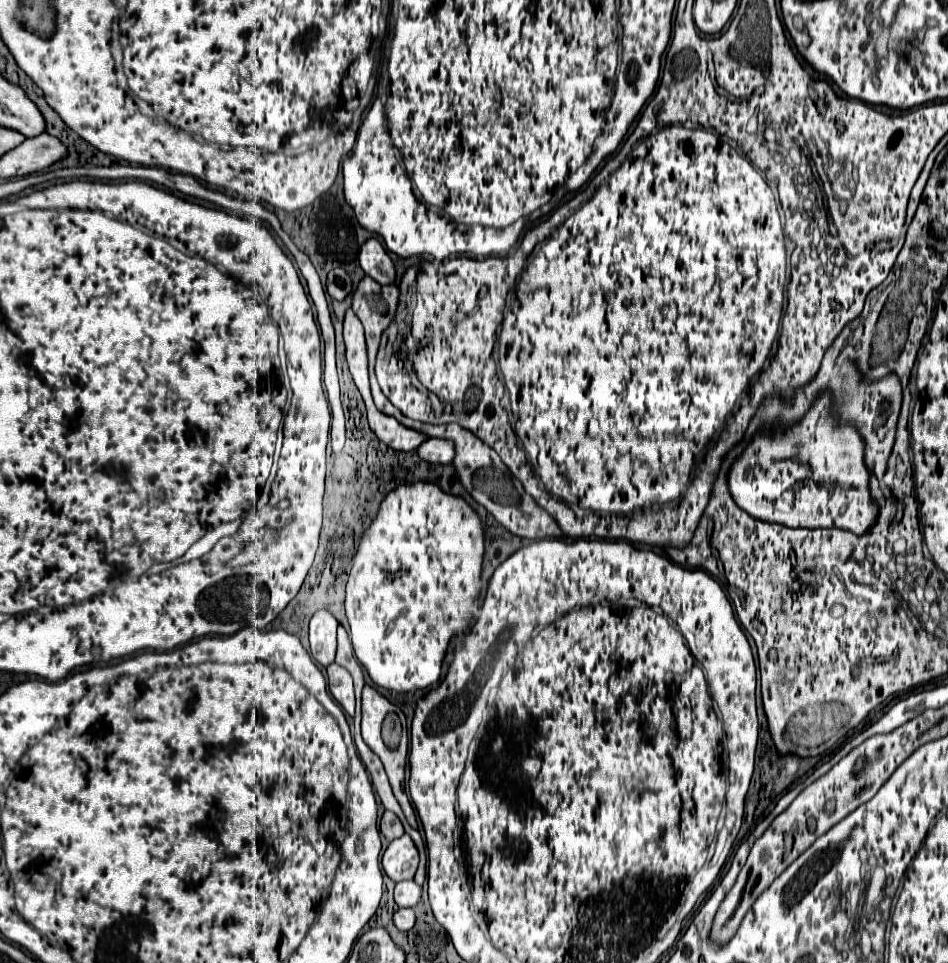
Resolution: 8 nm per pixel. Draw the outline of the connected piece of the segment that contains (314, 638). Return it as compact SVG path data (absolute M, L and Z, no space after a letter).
M317 610L309 622L309 642L311 656L321 664L329 666L335 660L335 634L339 622L327 610Z

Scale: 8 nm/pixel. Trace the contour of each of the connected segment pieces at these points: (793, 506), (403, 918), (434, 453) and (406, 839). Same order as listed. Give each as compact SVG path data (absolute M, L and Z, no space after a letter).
M823 390L813 398L811 408L801 418L801 422L773 432L757 432L731 464L727 486L735 504L747 514L789 528L841 528L863 536L875 526L879 514L879 504L873 500L869 490L865 442L855 426L839 424L831 390Z
M397 910L393 922L399 930L411 930L415 926L415 912L413 910Z
M429 438L427 442L423 442L417 454L427 462L451 464L455 458L455 444L453 440L447 440L447 438Z
M409 834L393 840L383 854L383 870L393 882L411 880L419 864L419 852Z

